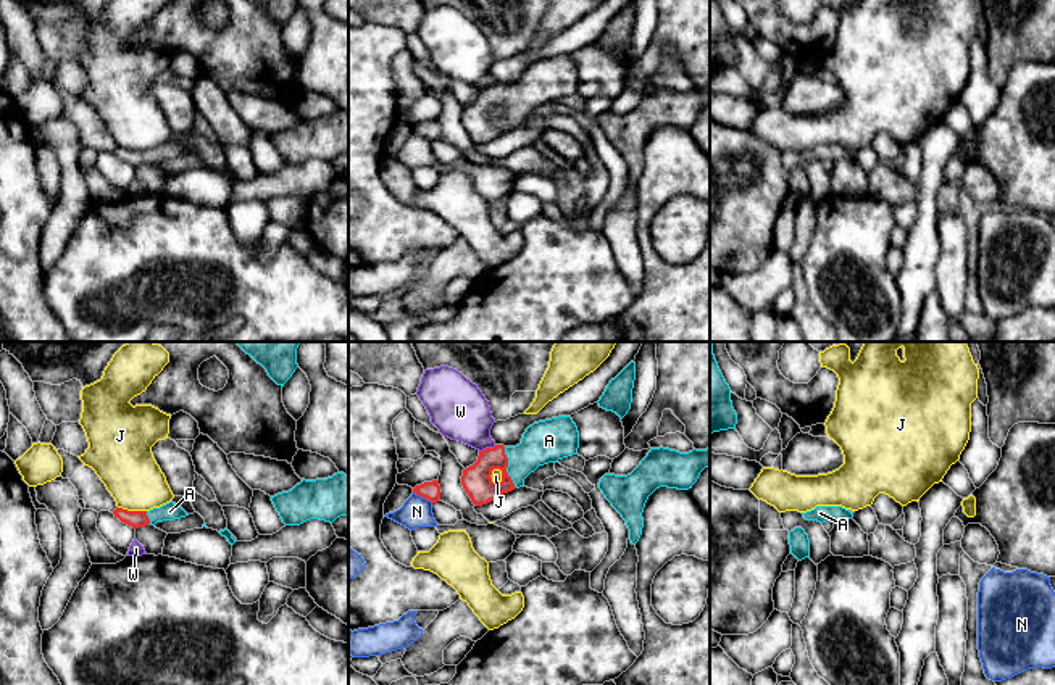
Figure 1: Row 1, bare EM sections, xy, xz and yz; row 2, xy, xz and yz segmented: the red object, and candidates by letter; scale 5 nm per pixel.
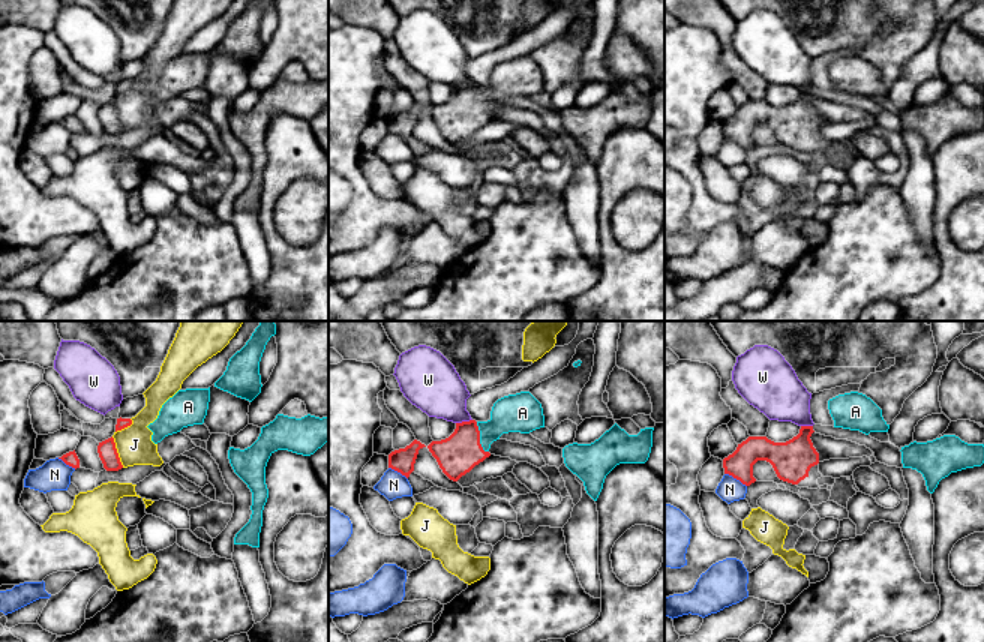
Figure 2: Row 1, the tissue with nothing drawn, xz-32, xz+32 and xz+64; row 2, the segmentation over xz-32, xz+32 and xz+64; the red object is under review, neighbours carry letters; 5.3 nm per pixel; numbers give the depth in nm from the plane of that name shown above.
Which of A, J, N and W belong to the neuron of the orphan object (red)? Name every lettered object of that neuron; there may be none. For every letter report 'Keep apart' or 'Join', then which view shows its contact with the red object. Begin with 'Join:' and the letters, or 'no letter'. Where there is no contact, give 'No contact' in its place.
Join: A
A: Join. Touches red in xz
J: Keep apart. Touches red in xy
N: Keep apart. Touches red in xz
W: Keep apart. Touches red in xz

